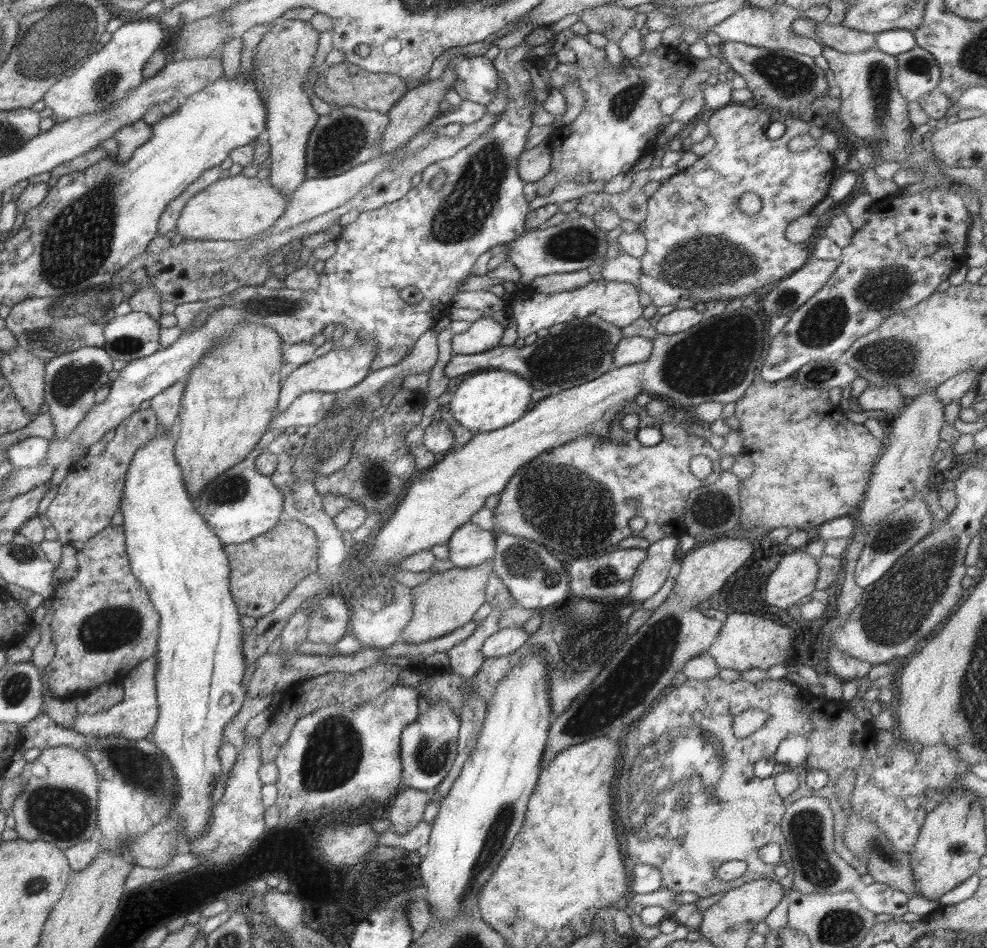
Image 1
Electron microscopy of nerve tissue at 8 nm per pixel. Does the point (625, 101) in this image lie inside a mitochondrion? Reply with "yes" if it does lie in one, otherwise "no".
yes

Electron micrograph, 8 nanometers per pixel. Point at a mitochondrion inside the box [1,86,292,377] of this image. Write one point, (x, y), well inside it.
(76, 244)

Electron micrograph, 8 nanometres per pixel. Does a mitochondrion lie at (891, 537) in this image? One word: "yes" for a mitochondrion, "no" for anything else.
yes

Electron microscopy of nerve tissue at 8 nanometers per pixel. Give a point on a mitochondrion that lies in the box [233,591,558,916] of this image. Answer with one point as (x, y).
(331, 758)

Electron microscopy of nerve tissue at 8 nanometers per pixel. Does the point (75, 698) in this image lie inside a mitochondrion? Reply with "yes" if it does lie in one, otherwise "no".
no

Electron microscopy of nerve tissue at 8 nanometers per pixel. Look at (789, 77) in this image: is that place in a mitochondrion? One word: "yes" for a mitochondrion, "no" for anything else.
yes

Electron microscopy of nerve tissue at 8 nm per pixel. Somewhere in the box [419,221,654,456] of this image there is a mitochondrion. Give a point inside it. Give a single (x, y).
(570, 355)

